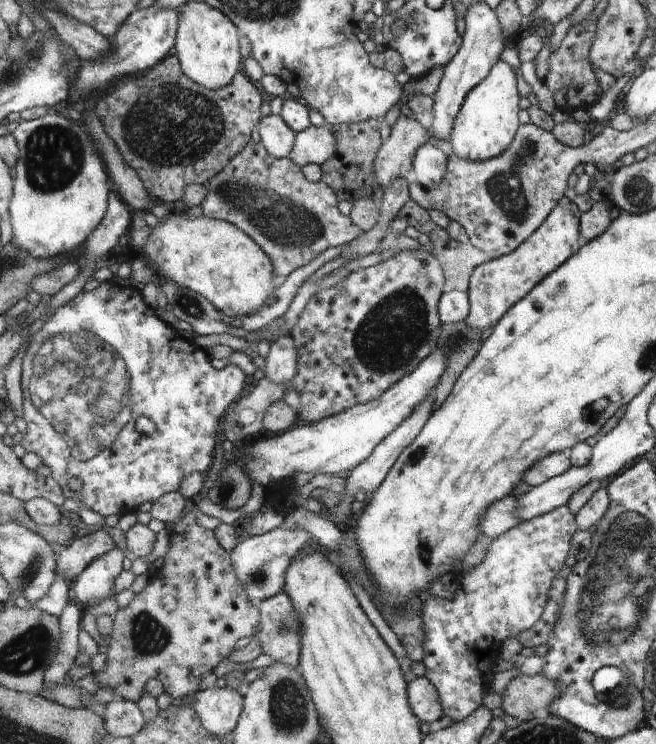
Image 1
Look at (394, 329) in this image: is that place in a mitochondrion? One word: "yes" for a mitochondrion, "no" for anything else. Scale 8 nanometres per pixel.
yes

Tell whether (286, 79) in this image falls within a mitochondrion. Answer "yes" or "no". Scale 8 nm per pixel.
no

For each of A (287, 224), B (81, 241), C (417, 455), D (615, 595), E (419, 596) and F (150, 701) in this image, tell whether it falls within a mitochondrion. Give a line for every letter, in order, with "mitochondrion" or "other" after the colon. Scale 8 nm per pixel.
A: mitochondrion
B: other
C: mitochondrion
D: mitochondrion
E: other
F: other

